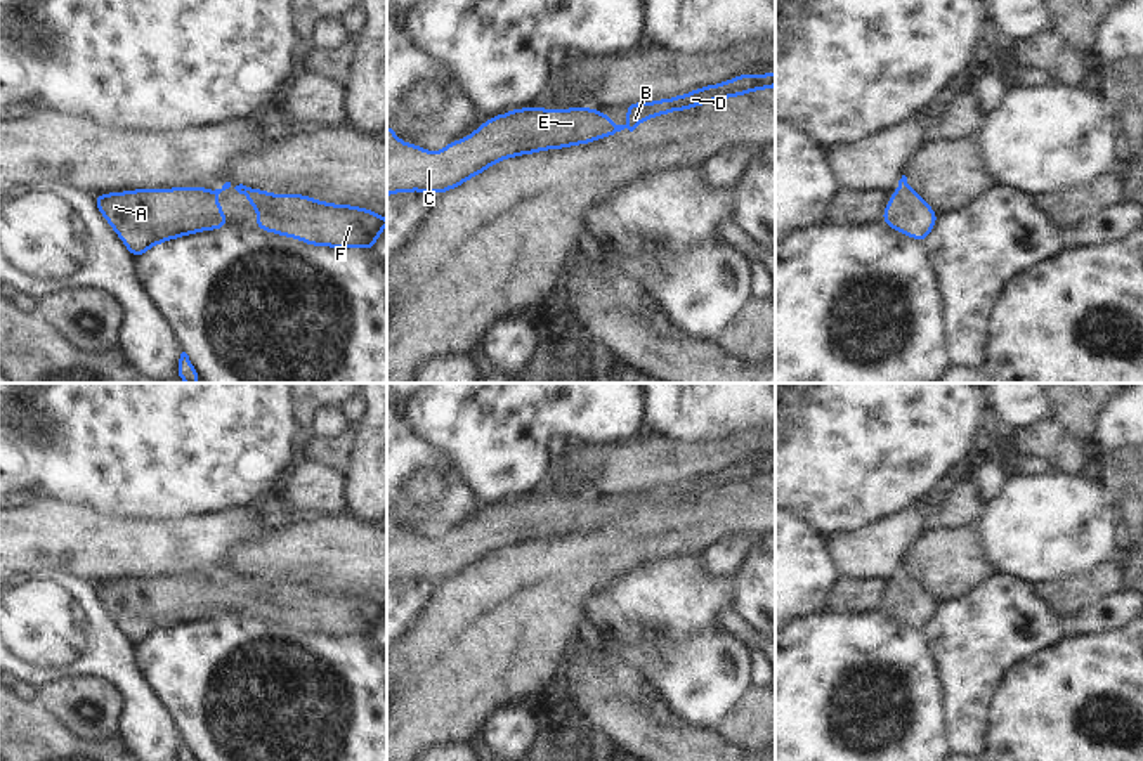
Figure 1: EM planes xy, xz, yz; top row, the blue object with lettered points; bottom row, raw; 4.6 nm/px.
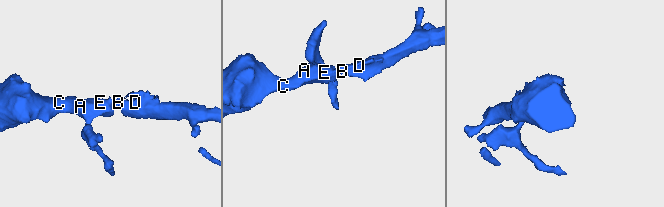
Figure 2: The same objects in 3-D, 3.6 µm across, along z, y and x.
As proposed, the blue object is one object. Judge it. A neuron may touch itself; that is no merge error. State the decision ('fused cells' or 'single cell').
single cell

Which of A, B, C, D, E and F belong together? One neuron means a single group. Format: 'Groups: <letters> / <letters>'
Groups: A B C D E F.

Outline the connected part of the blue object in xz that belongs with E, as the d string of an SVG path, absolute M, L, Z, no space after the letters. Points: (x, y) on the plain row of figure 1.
M775 459L746 461L676 485L631 491L624 496L626 513L616 513L607 501L593 496L526 494L510 498L506 503L494 503L470 524L435 541L402 530L394 515L387 513L387 584L413 579L444 582L508 546L590 532L602 525L614 525L624 517L633 520L650 506L774 475Z

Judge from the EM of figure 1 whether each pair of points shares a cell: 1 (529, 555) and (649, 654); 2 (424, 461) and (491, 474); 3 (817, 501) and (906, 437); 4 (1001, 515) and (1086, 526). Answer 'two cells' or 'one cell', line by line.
1: two cells
2: two cells
3: one cell
4: one cell

